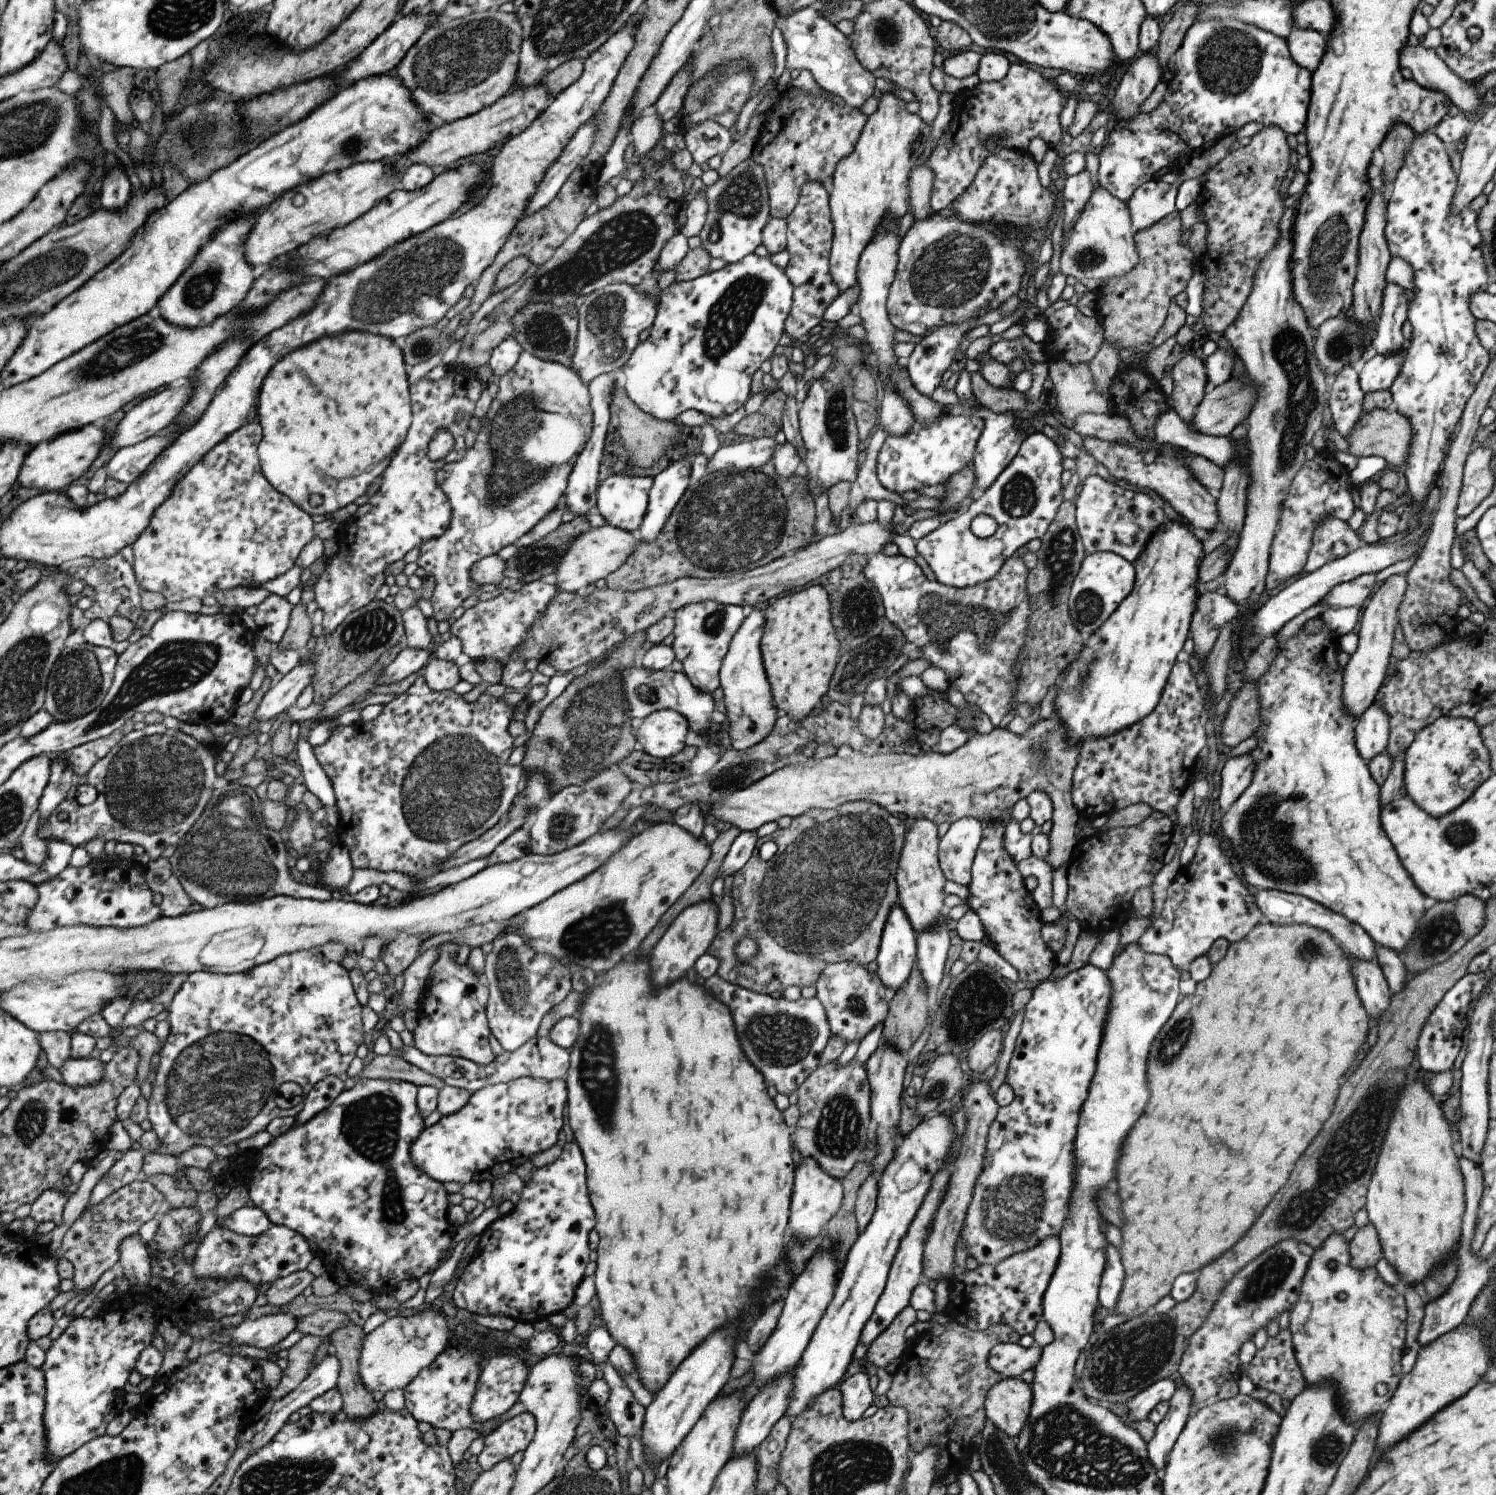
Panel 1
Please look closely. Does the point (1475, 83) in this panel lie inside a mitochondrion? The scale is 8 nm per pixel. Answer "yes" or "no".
no

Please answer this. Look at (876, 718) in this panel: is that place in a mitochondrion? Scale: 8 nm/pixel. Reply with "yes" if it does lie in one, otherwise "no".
no

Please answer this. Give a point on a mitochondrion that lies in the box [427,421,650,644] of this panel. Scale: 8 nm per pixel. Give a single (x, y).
(539, 558)

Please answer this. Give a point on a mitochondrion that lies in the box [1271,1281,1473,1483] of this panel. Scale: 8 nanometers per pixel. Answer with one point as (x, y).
(1328, 1448)

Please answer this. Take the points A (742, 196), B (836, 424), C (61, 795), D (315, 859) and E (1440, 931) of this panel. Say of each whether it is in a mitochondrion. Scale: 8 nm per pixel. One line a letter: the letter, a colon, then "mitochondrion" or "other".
A: mitochondrion
B: mitochondrion
C: other
D: other
E: mitochondrion

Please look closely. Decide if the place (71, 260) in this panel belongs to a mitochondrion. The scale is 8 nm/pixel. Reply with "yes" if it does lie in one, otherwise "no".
yes

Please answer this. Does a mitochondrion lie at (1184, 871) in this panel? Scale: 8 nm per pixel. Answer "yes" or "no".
no

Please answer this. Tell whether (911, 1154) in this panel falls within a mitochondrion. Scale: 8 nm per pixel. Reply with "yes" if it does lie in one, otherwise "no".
no

